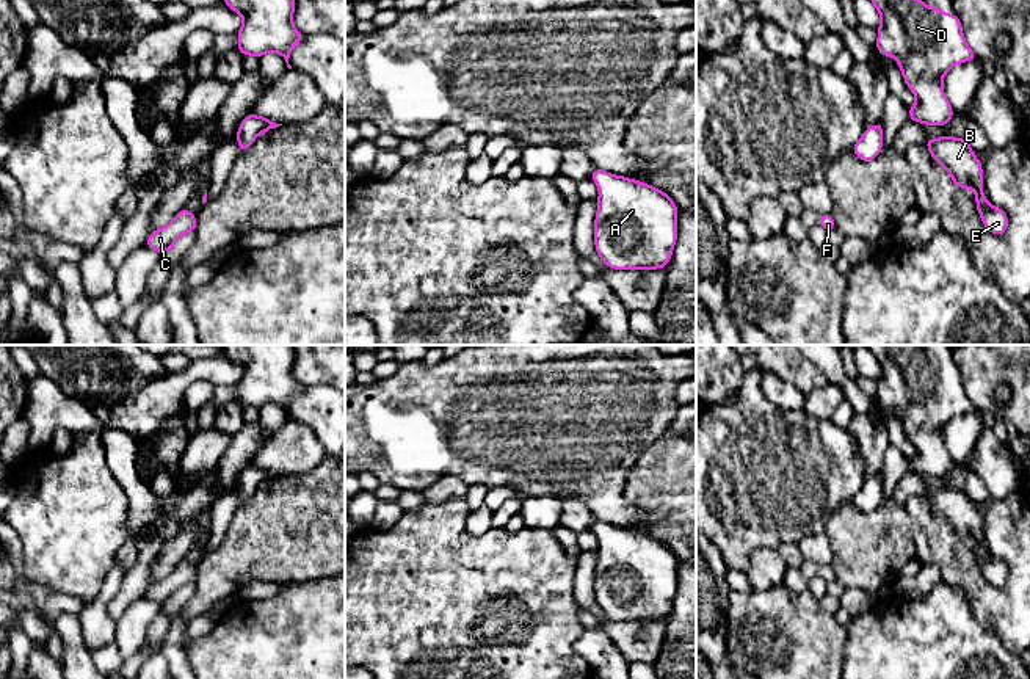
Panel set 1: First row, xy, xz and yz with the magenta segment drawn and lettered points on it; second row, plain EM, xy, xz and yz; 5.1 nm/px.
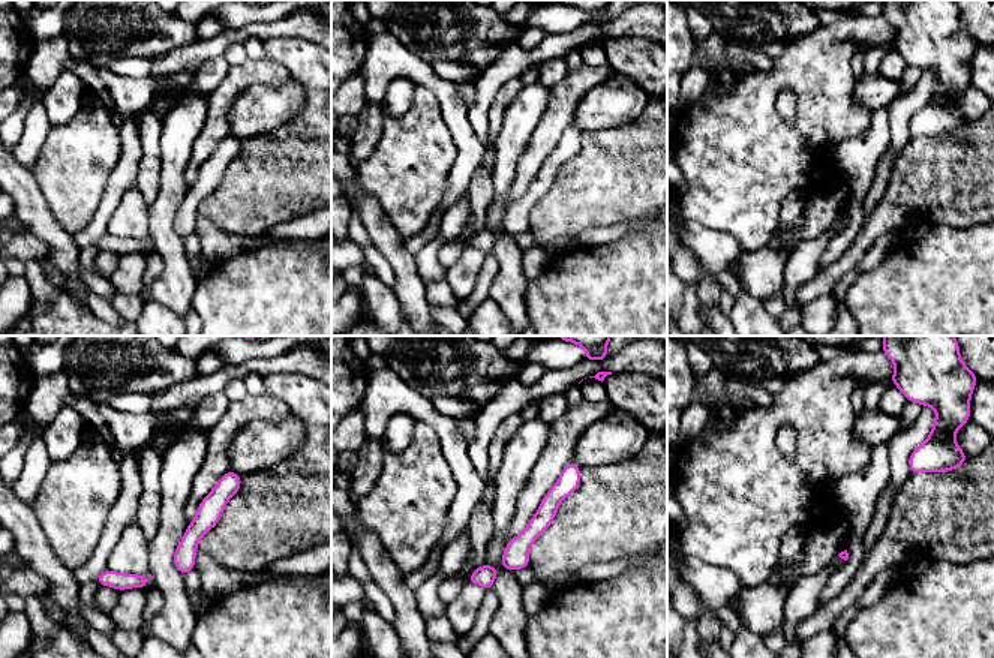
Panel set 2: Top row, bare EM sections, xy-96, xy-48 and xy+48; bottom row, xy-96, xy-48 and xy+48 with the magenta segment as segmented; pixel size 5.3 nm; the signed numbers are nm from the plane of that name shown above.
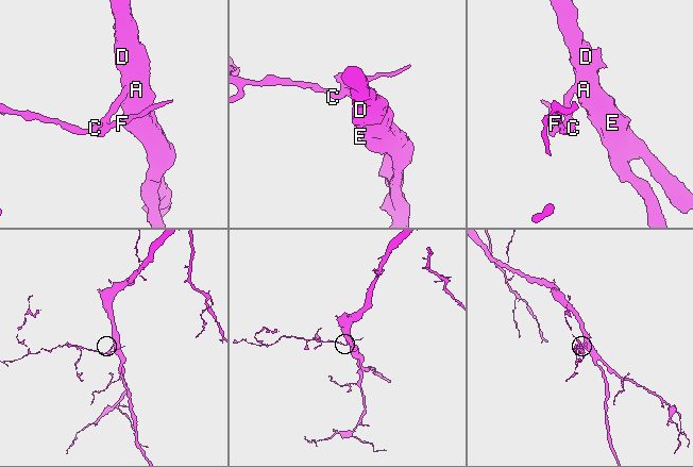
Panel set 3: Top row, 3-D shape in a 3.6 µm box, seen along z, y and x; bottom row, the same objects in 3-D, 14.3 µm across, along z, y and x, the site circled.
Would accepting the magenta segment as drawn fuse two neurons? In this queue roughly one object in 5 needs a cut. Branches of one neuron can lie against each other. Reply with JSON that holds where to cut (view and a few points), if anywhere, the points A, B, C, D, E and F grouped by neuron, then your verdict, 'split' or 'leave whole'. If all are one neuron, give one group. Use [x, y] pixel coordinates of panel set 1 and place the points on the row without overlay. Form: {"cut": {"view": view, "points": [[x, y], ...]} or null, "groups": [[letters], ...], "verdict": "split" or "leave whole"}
{"cut": null, "groups": [["A", "B", "C", "D", "E", "F"]], "verdict": "leave whole"}

